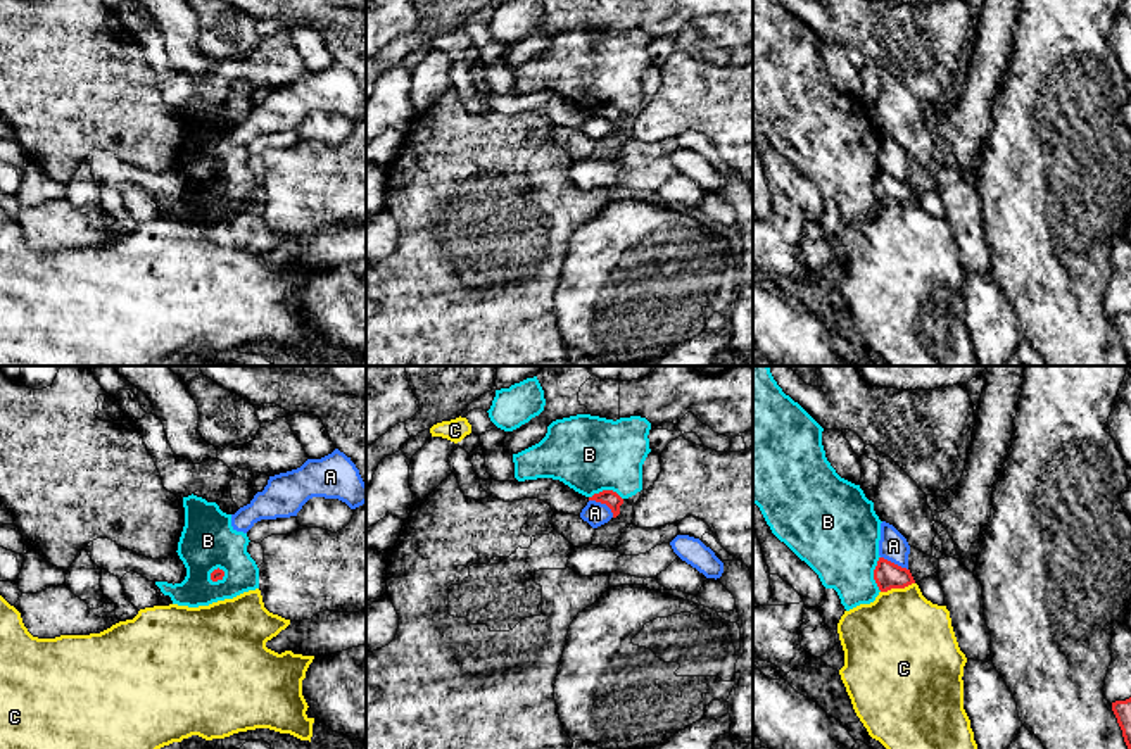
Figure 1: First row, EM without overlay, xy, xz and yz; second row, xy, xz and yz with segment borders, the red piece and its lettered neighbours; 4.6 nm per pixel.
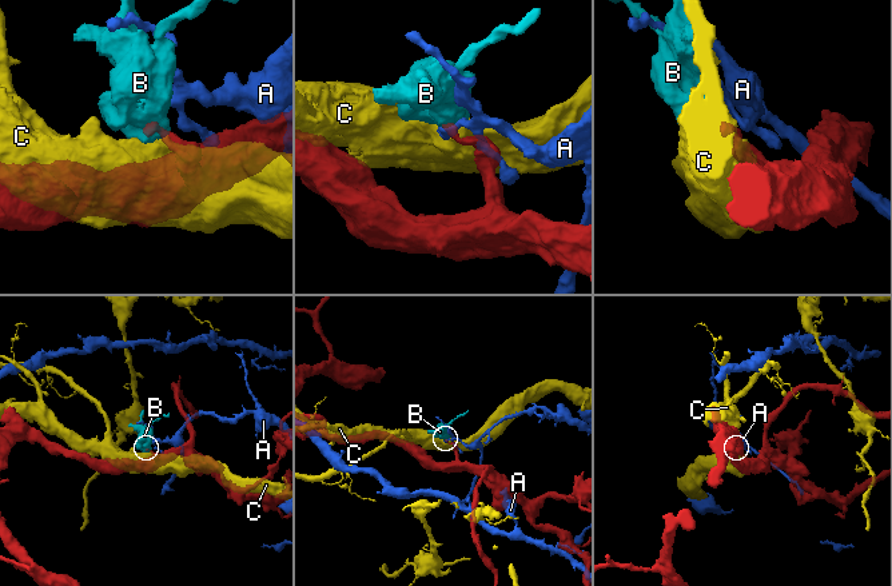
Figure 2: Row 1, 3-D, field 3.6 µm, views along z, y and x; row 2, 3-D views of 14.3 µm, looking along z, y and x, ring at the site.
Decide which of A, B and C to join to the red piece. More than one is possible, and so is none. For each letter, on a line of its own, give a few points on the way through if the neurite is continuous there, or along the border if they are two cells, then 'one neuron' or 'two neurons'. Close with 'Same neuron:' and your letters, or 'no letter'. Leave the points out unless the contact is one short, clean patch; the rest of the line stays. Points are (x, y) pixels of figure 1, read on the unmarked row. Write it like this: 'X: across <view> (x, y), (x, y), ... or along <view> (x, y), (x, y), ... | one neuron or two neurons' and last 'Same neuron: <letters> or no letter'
A: two neurons
B: along yz (879, 169), (874, 180), (874, 195), (881, 204) | two neurons
C: two neurons
Same neuron: no letter

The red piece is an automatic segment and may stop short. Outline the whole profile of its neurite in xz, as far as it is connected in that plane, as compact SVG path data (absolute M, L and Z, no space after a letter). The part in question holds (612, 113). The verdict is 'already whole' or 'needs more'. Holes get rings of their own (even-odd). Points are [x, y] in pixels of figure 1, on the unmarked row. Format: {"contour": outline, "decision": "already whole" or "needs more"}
{"contour": "M603 104L599 107L594 107L592 110L589 110L589 114L606 117L613 126L613 131L620 128L620 119L623 117L623 112L613 104Z", "decision": "already whole"}

